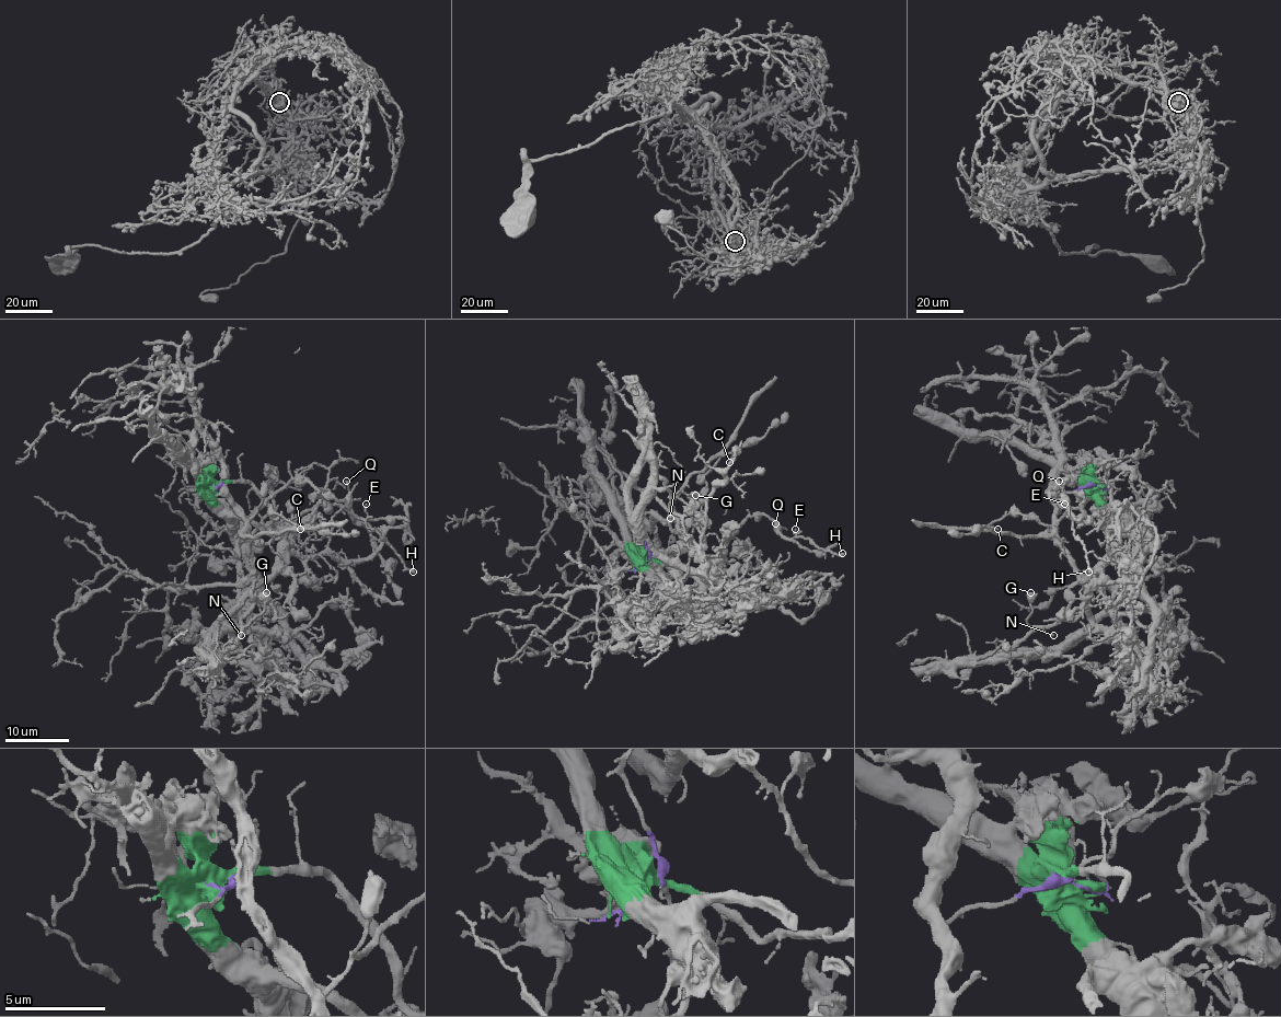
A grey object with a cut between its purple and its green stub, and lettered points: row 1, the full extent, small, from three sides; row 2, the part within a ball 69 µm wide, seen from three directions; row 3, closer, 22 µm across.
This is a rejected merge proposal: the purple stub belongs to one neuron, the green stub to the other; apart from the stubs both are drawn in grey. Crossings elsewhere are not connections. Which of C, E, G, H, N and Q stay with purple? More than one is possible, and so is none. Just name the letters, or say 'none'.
C, E, G, H, N, Q

